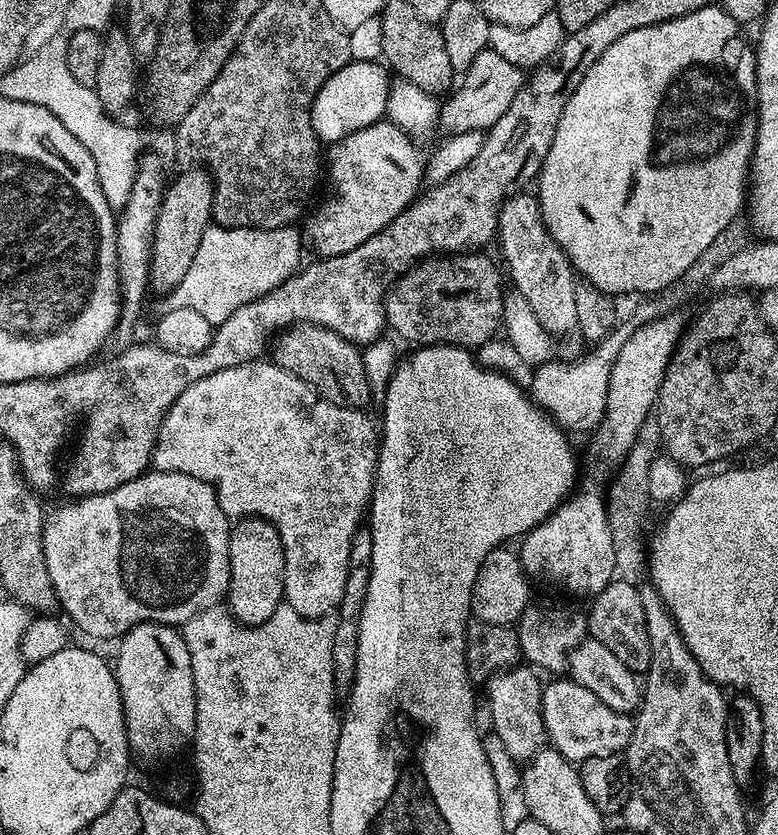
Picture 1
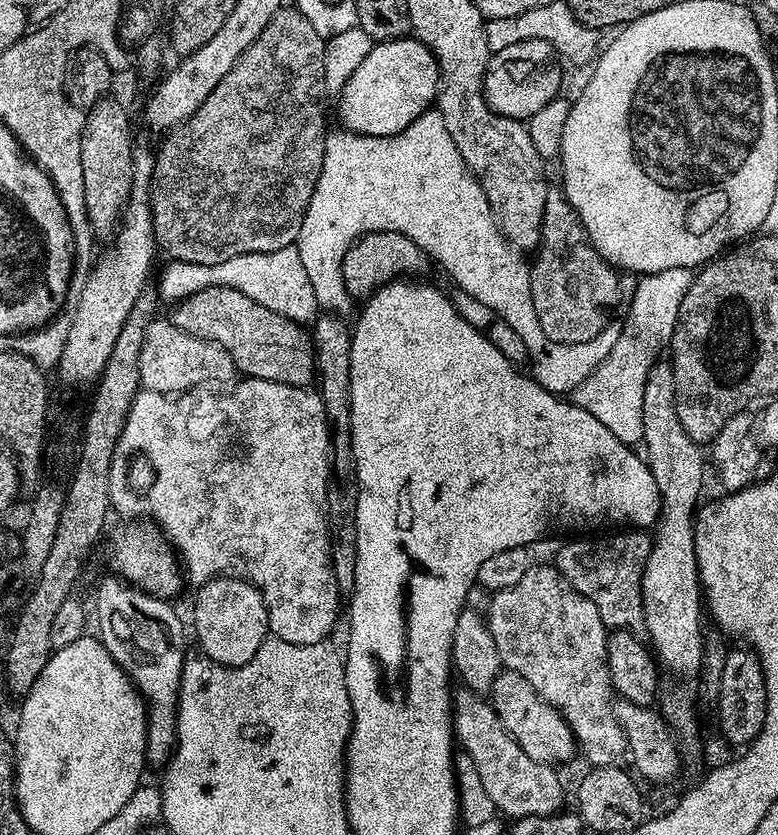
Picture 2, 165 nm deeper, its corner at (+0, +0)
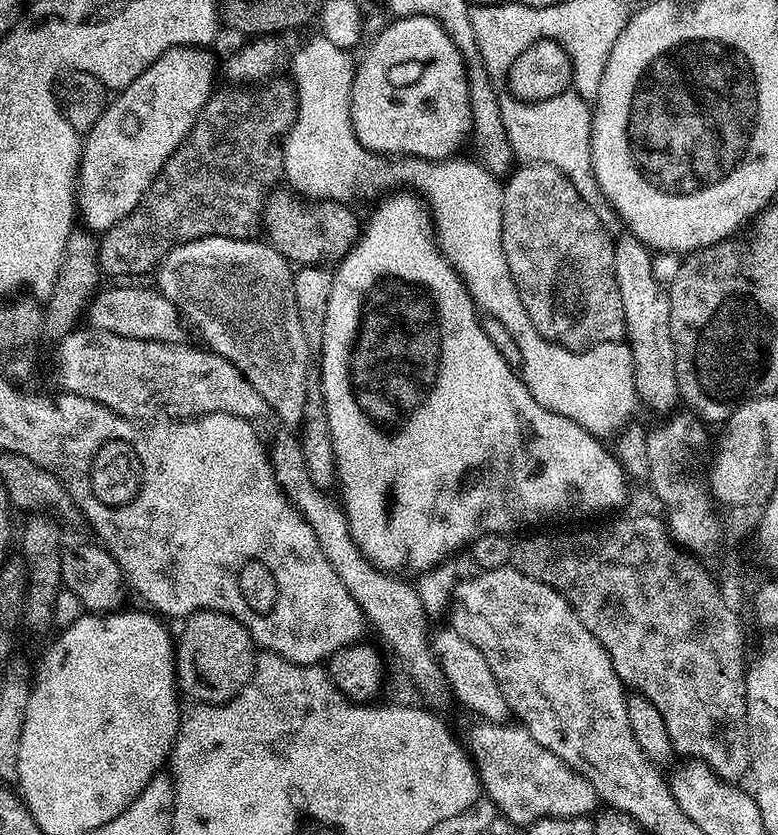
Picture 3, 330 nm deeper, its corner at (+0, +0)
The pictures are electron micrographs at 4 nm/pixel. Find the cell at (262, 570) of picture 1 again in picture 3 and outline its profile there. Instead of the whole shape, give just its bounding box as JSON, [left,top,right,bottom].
[176,610,258,704]

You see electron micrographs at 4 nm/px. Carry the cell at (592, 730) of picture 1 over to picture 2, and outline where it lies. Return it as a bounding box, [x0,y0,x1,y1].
[490,671,577,765]

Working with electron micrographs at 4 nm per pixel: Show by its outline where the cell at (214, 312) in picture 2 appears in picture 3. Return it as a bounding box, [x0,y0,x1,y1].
[86,287,182,342]

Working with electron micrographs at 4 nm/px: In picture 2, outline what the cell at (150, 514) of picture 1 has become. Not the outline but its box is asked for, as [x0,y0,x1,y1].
[108,522,186,601]

